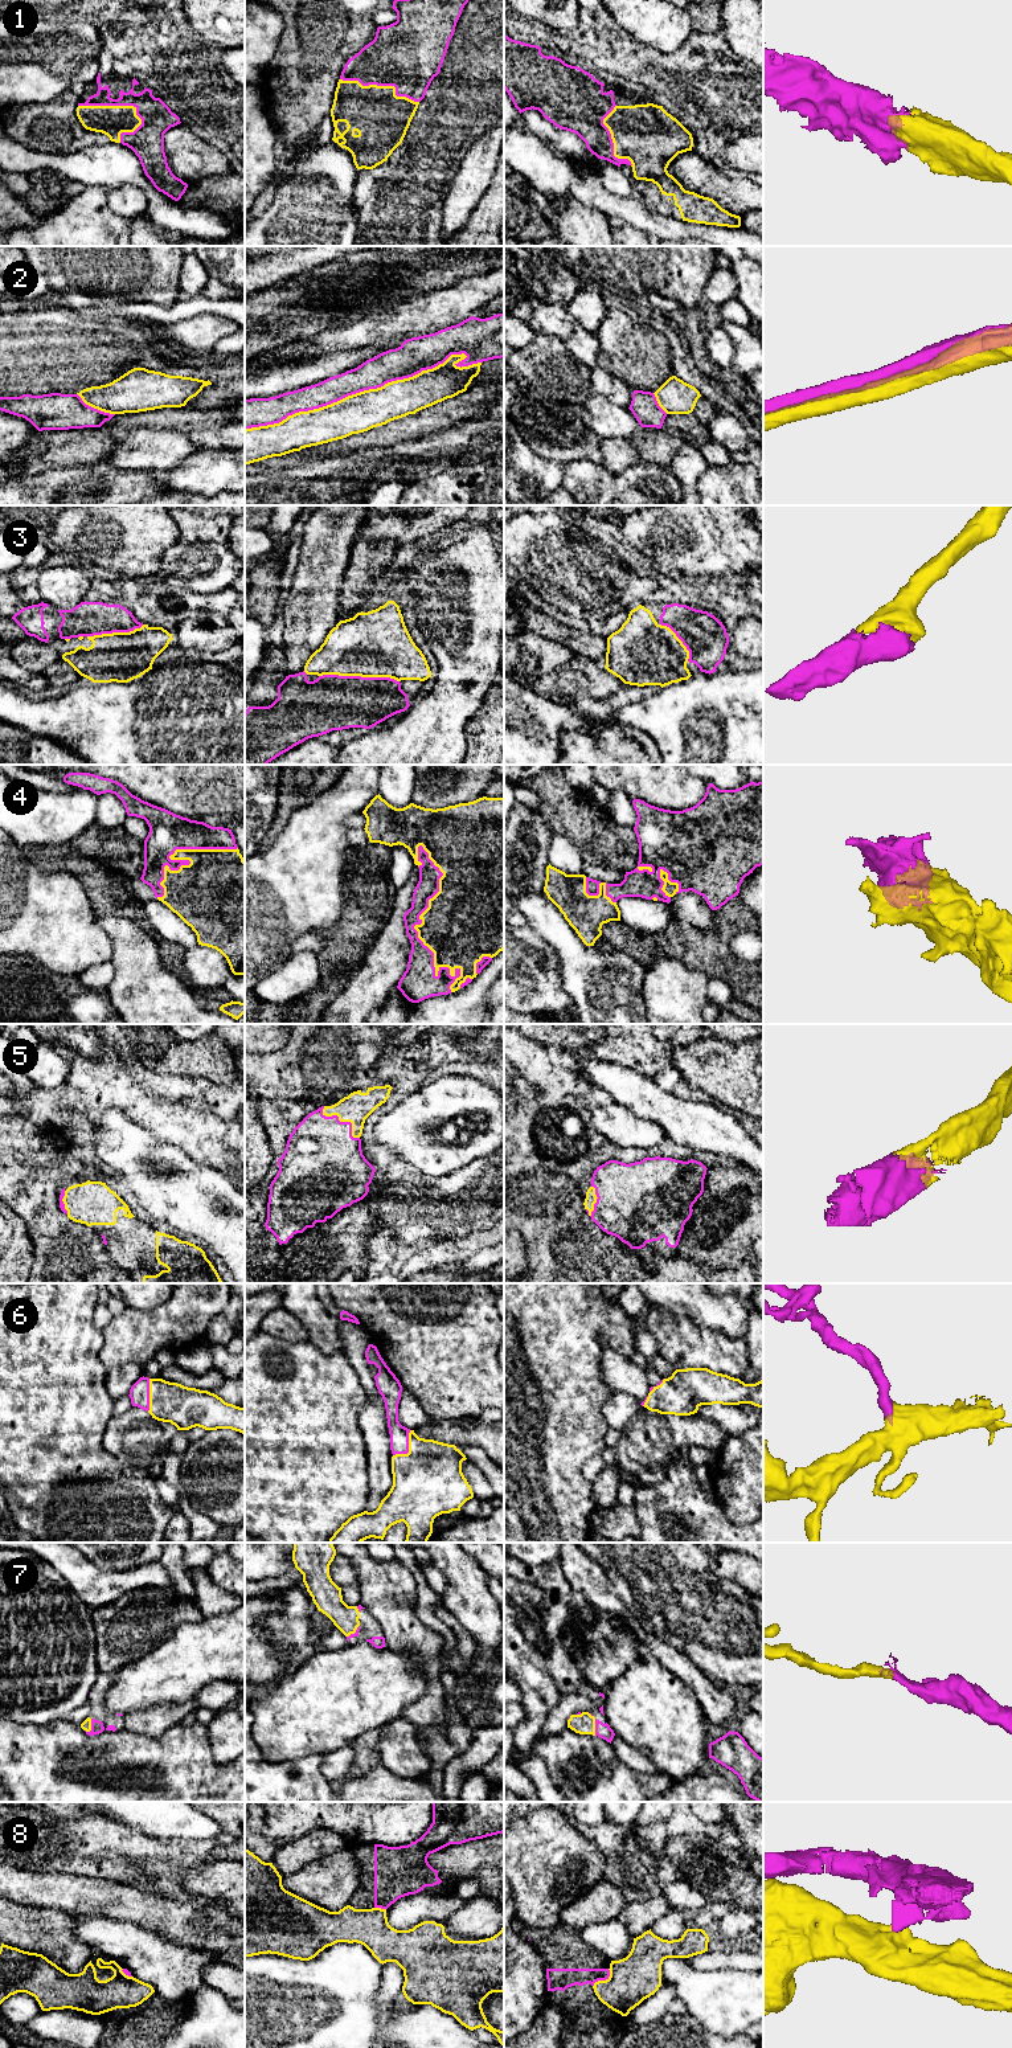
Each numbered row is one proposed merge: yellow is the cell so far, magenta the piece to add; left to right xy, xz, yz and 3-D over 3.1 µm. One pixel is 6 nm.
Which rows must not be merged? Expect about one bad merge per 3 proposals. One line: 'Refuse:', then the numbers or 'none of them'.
Refuse: 2, 8

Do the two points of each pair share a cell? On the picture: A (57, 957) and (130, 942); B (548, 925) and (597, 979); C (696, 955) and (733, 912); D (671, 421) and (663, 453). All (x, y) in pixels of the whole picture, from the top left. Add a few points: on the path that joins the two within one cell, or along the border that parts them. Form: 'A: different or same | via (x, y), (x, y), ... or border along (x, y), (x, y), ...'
A: different | border along (97, 918), (98, 926), (111, 945), (110, 961)
B: same | via (561, 938), (584, 966)
C: same | via (708, 949), (721, 936), (726, 924)
D: different | border along (662, 427), (684, 442)

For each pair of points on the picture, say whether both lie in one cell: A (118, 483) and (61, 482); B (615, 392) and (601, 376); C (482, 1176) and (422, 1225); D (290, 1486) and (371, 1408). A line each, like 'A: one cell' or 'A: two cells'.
A: one cell
B: one cell
C: one cell
D: two cells

